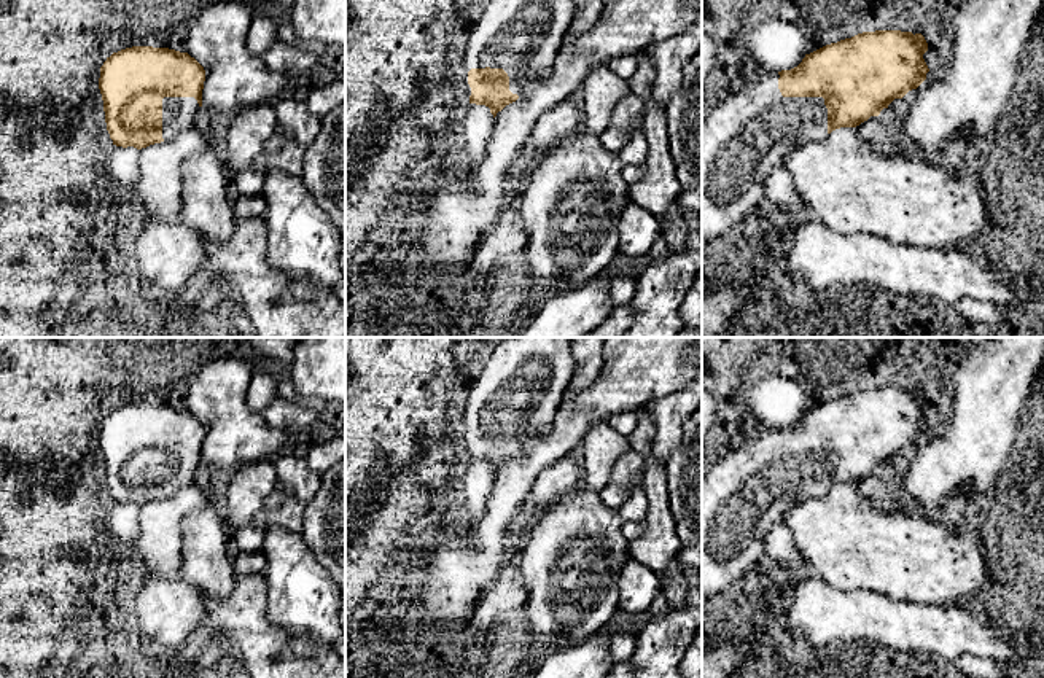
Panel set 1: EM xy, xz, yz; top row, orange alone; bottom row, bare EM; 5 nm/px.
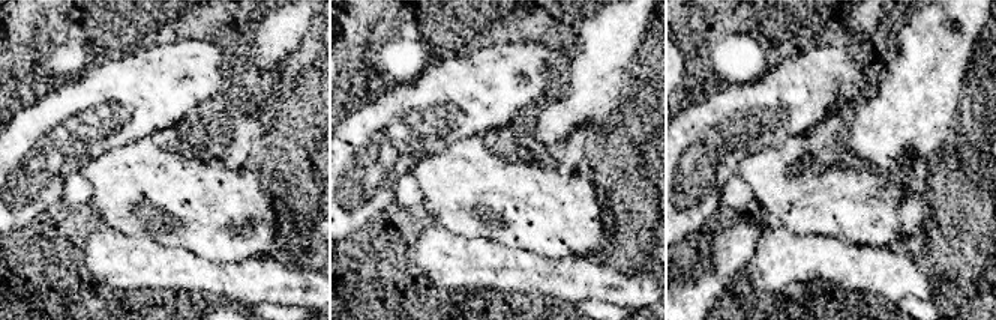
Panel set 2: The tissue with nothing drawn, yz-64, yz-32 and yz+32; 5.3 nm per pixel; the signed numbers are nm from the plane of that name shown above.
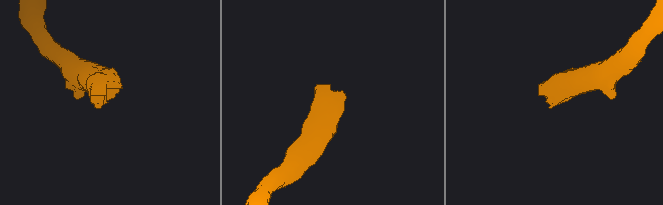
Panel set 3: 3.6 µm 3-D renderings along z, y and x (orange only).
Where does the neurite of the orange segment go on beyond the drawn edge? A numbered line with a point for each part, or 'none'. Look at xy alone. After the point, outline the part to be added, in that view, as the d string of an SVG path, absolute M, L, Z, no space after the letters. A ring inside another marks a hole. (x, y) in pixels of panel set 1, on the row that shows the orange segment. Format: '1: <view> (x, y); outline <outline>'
1: xy (179, 113); outline M194 97L162 99L162 138L170 140L181 131L199 123L202 107Z

